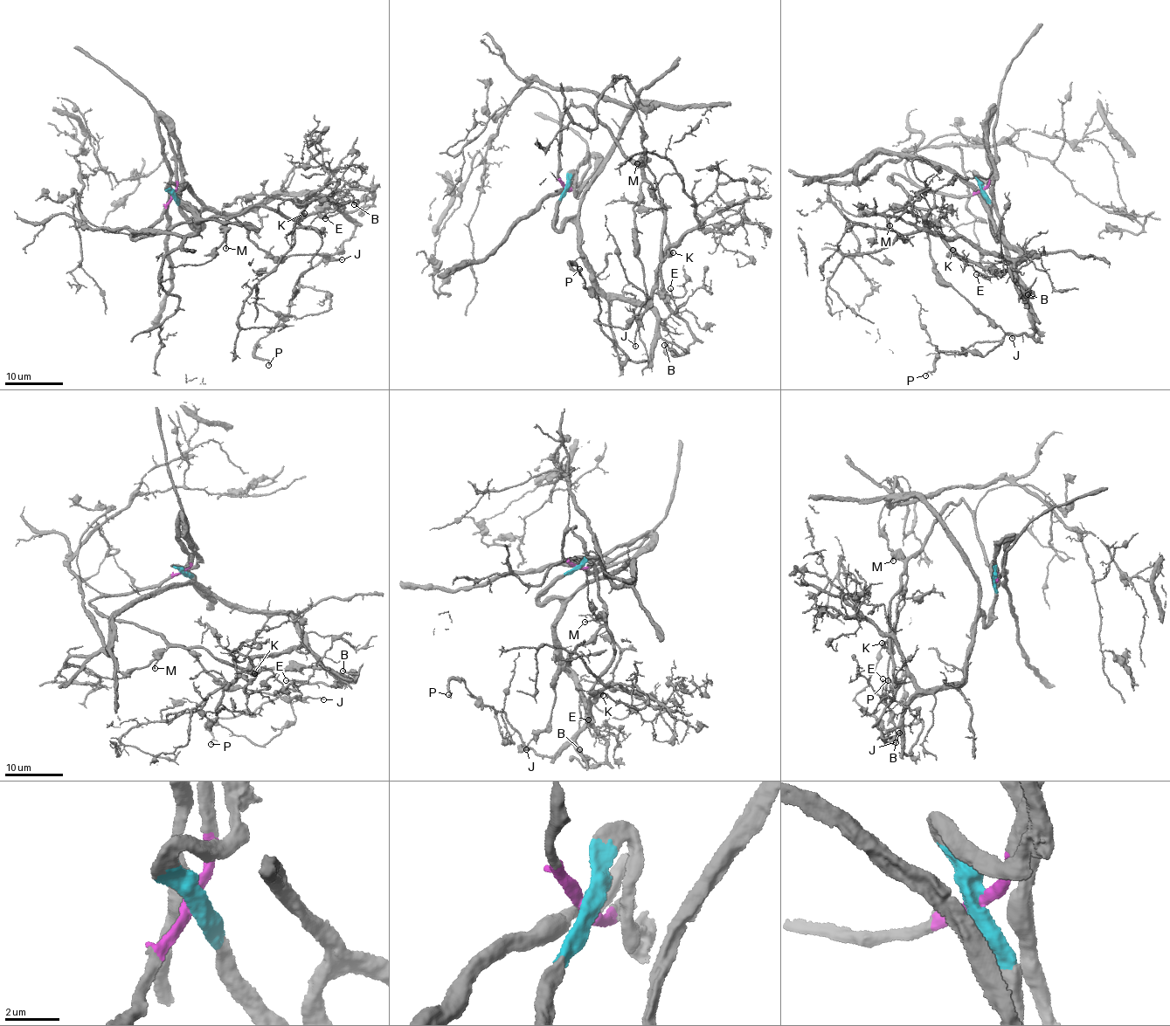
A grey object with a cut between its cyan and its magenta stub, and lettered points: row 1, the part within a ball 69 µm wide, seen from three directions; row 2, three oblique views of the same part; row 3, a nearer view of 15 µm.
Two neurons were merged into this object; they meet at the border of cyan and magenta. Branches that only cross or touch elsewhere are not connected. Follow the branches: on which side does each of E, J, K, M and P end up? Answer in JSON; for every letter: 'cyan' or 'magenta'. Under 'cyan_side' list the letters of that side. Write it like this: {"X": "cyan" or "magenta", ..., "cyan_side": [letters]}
{"E": "cyan", "J": "magenta", "K": "magenta", "M": "magenta", "P": "cyan", "cyan_side": ["E", "P"]}

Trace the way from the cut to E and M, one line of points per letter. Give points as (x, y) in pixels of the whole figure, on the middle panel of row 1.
E: (564, 187), (555, 203), (556, 227), (574, 224), (593, 285), (650, 306), (665, 319), (679, 307), (669, 289)
M: (564, 187), (558, 147), (561, 119), (572, 100), (607, 129), (625, 154), (643, 166), (641, 161), (637, 163)

